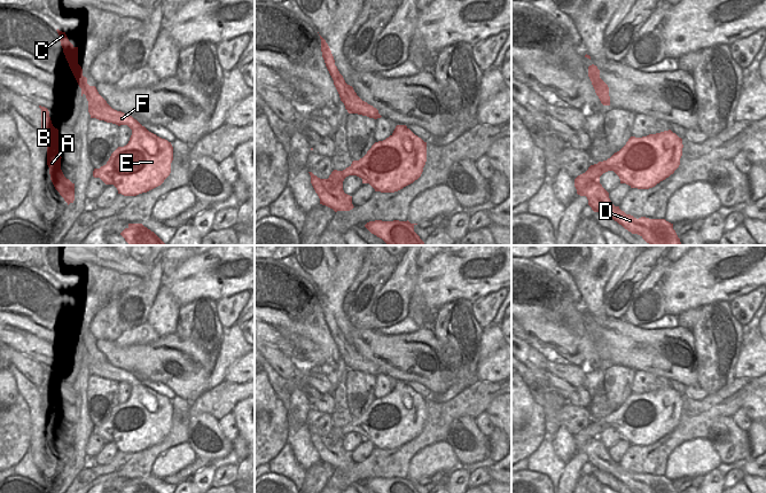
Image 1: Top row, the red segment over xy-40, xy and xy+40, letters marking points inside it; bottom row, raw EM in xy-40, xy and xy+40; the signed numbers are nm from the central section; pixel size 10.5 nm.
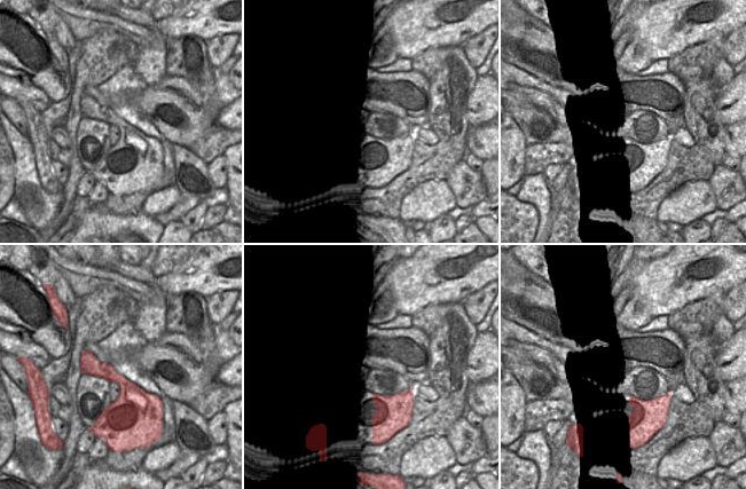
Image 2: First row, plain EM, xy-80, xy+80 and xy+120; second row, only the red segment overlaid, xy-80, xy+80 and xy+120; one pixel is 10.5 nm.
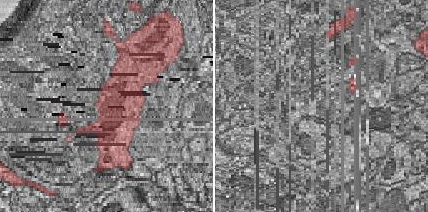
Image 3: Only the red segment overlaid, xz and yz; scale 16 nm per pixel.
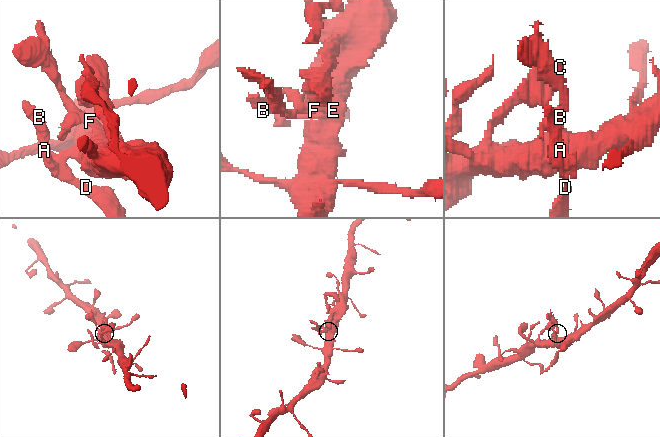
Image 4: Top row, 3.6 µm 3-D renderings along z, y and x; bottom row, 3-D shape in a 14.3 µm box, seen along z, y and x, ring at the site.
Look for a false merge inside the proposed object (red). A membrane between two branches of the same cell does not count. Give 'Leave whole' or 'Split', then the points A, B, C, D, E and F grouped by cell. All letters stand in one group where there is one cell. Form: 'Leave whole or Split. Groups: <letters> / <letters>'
Split. Groups: A B D / C E F.

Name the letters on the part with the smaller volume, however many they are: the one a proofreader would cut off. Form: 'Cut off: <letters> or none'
Cut off: A, B, D.

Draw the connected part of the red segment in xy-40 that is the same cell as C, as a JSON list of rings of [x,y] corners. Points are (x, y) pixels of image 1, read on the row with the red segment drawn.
[[[56,31],[69,66],[81,88],[81,96],[85,94],[88,101],[91,118],[118,126],[127,125],[132,130],[128,143],[118,147],[105,165],[94,169],[93,177],[100,178],[105,185],[114,185],[118,194],[124,196],[136,196],[161,186],[171,173],[171,142],[149,132],[132,116],[112,109],[83,76],[78,64],[78,47],[69,41],[65,32]]]

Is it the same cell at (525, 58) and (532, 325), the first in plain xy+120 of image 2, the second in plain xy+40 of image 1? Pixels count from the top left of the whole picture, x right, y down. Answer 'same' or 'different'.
same

